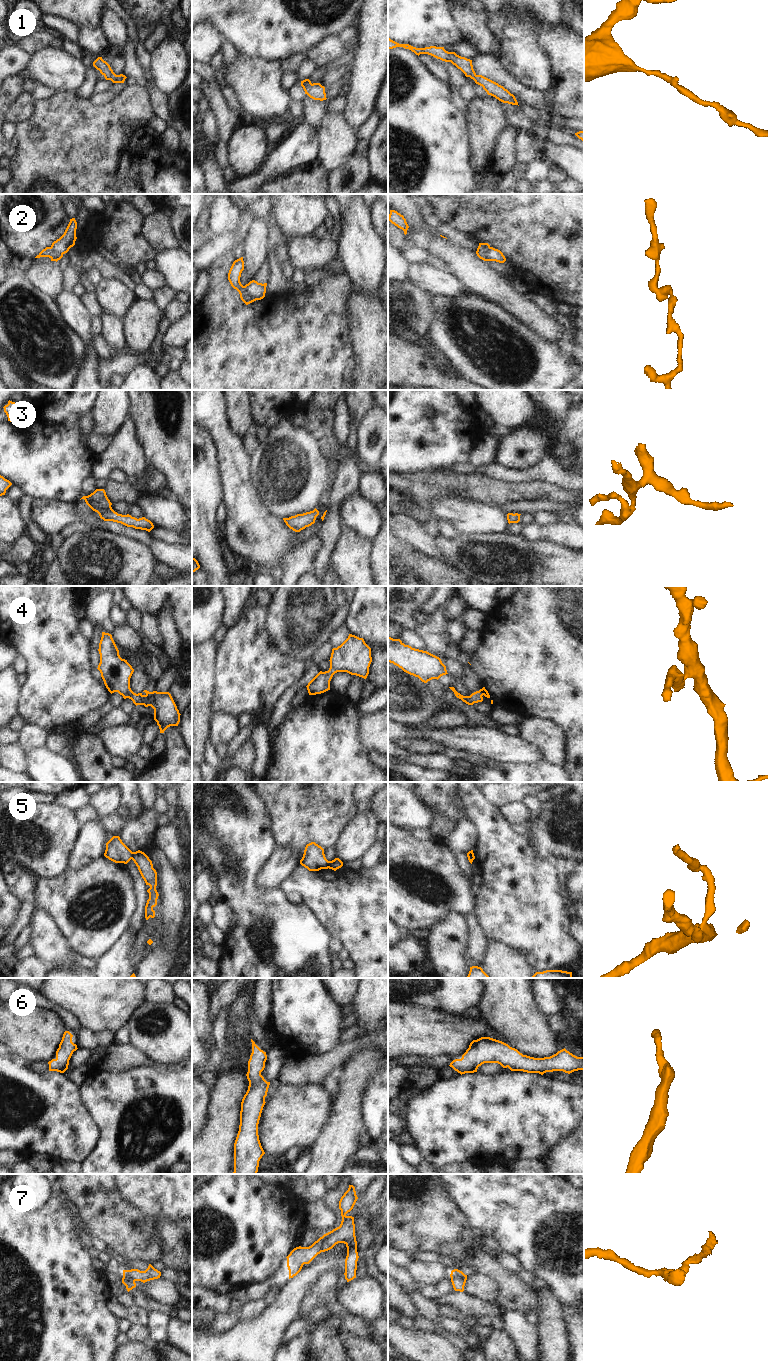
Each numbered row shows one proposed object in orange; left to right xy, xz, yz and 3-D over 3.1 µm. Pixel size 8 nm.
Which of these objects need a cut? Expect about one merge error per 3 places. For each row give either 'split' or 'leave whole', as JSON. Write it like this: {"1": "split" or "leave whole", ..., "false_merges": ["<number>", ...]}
{"1": "leave whole", "2": "split", "3": "leave whole", "4": "leave whole", "5": "split", "6": "leave whole", "7": "split", "false_merges": ["2", "5", "7"]}

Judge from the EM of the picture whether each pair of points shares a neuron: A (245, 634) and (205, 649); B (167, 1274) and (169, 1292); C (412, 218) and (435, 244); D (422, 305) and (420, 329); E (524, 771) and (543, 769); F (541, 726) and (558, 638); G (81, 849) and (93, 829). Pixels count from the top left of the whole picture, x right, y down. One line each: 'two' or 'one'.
A: two
B: two
C: one
D: one
E: one
F: two
G: one

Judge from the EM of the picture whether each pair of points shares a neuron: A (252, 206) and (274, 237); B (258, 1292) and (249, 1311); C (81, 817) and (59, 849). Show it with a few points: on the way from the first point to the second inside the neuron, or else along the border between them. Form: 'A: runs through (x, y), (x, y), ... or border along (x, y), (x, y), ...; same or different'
A: runs through (260, 213), (272, 229); same
B: border along (263, 1299), (243, 1303); different
C: border along (73, 811), (73, 817), (80, 825); different

